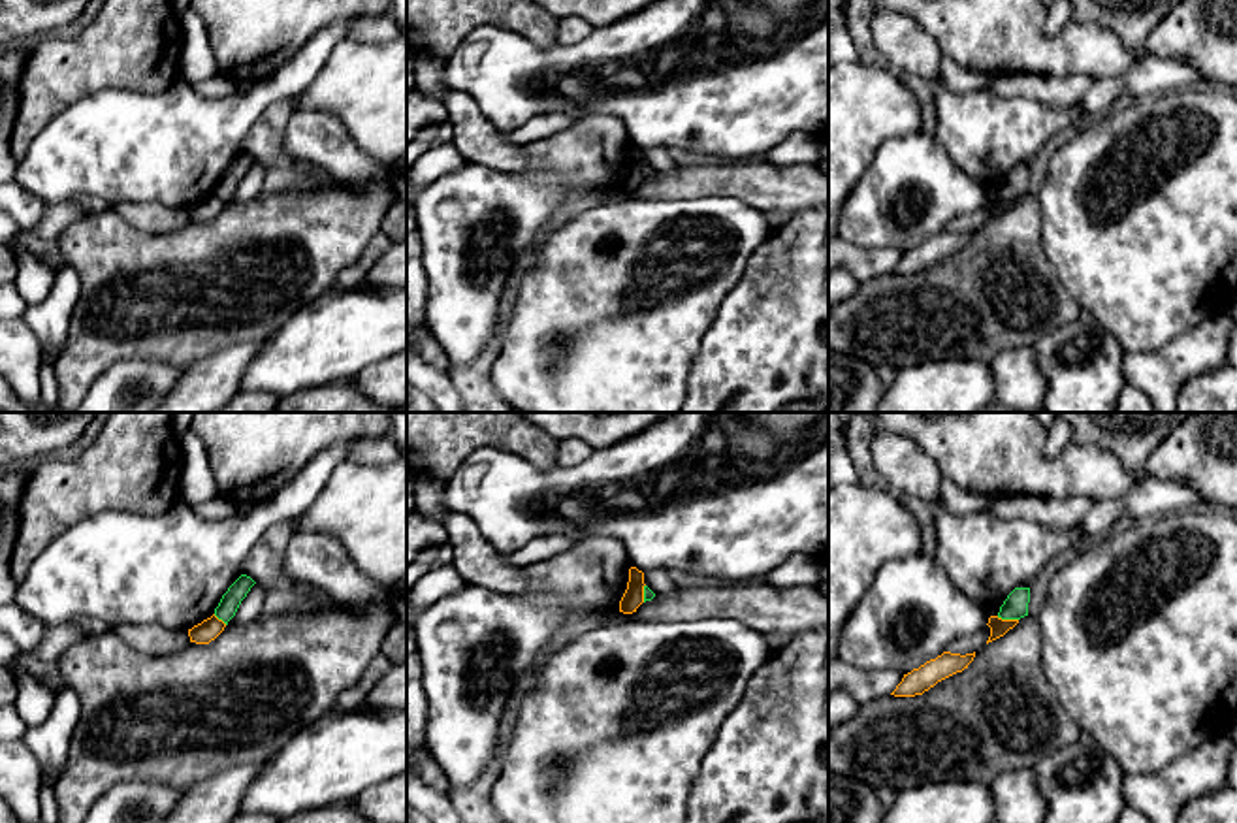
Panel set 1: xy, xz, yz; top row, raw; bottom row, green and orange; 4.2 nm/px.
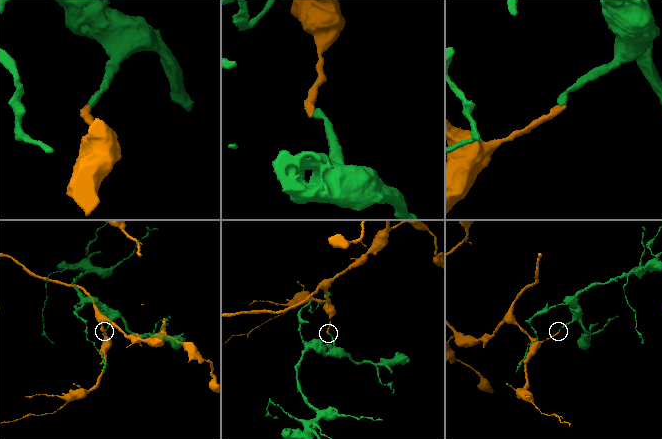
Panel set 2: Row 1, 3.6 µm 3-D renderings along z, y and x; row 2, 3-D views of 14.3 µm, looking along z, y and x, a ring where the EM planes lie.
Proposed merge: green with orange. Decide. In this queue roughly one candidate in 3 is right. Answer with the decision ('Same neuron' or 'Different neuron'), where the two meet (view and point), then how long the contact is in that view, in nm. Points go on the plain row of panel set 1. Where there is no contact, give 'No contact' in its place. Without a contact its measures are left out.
Different neuron. Touches green at yz (1008, 196). Shared border 100 nm

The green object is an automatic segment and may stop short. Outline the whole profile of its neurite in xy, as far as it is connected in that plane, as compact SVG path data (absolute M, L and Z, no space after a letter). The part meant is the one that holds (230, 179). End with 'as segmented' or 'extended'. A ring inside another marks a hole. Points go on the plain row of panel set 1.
M241 153L222 173L218 185L215 186L215 194L228 203L254 162L256 160L250 154Z; as segmented

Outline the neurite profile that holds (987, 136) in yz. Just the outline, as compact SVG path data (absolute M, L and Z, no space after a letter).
M940 81L932 104L934 136L988 194L998 194L1015 166L1032 166L1047 141L1062 139L1088 122L1077 104L1047 107L987 90L951 92Z

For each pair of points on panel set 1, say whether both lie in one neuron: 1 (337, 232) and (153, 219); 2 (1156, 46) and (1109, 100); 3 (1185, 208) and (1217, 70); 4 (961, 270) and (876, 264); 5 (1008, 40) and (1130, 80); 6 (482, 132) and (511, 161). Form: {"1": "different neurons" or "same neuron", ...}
{"1": "different neurons", "2": "different neurons", "3": "different neurons", "4": "different neurons", "5": "different neurons", "6": "same neuron"}

